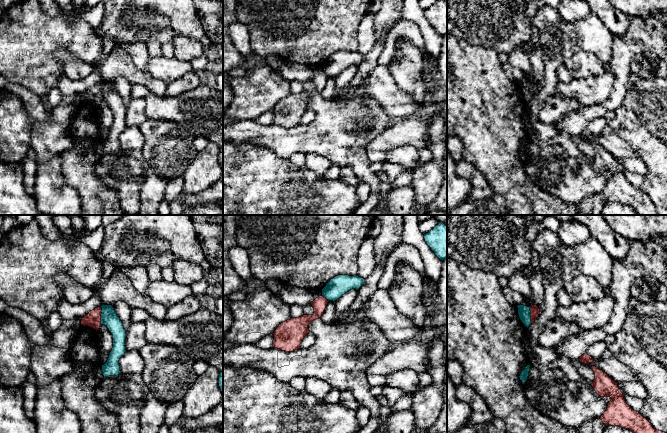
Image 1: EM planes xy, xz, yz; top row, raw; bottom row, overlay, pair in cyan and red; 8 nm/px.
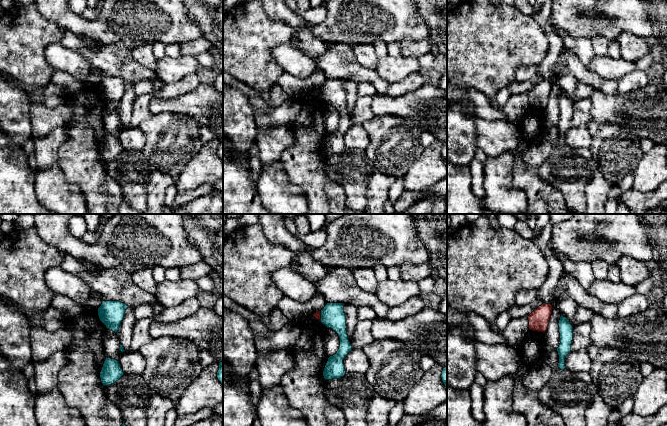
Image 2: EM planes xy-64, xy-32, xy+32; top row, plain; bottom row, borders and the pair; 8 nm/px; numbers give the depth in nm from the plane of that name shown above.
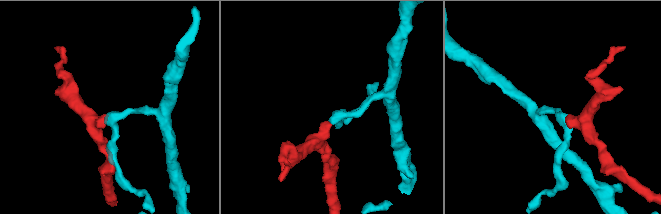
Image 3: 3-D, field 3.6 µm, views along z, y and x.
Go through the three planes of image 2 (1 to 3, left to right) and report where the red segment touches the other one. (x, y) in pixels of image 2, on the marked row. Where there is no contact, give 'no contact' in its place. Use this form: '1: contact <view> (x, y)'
1: no contact
2: contact xy-32 (321, 316)
3: no contact

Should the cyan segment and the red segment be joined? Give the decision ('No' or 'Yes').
No

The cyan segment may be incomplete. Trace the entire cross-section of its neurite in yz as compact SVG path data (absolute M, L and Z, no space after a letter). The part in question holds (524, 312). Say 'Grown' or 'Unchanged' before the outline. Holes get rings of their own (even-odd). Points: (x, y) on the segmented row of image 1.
Unchanged. M520 304L517 306L517 308L520 320L522 321L524 326L528 328L531 325L531 306L528 307Z

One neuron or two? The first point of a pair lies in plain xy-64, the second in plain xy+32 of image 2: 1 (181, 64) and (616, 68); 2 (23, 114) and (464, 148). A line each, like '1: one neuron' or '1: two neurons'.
1: one neuron
2: one neuron

